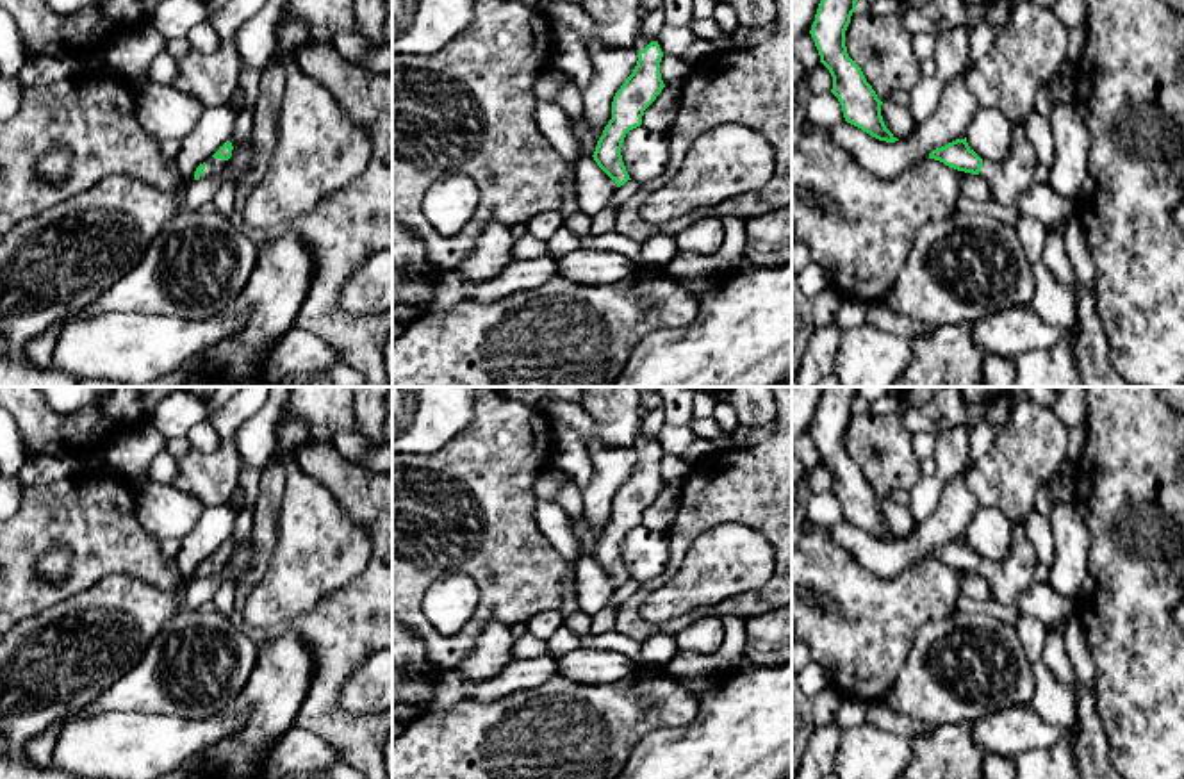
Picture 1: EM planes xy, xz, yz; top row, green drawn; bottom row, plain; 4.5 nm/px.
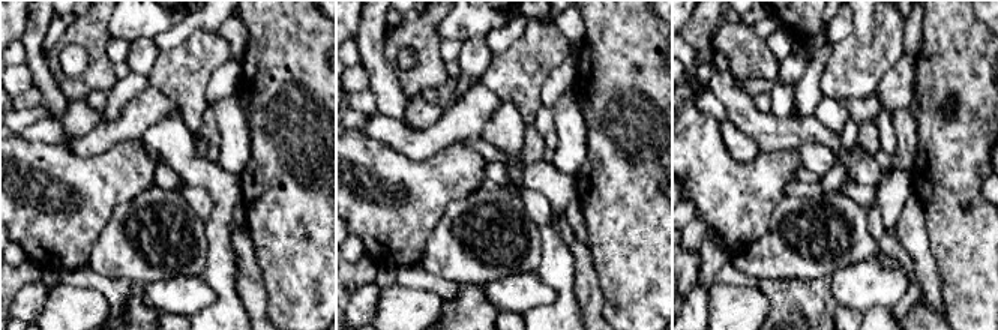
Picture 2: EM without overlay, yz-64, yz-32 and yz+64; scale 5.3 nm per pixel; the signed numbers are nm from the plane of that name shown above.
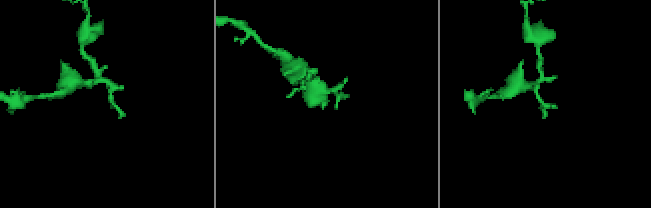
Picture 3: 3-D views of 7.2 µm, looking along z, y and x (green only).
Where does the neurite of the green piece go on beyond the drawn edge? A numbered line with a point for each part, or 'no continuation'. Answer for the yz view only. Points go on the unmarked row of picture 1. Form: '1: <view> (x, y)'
1: yz (1010, 578)

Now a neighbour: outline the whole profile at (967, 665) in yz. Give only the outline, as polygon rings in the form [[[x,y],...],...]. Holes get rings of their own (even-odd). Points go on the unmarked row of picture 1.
[[[954,611],[917,633],[906,665],[877,702],[927,726],[974,724],[999,709],[1031,706],[1034,692],[1034,663],[1015,626],[990,613]]]

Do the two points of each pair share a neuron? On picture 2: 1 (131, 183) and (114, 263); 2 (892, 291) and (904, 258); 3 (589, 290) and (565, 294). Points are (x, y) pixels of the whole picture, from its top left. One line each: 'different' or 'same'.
1: different
2: different
3: different

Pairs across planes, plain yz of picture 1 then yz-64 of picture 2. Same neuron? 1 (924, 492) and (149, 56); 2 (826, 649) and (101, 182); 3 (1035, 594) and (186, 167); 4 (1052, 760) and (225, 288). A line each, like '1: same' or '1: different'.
1: same
2: same
3: same
4: same

